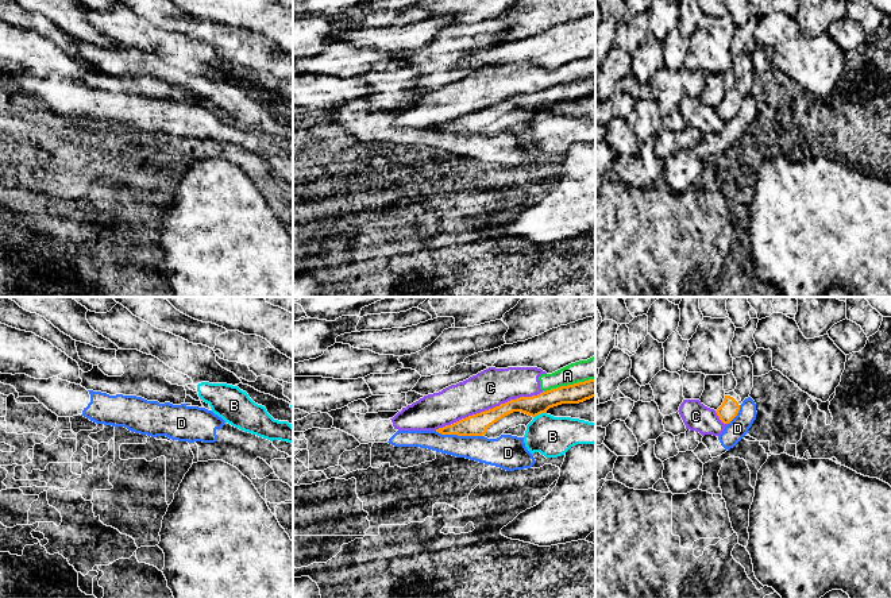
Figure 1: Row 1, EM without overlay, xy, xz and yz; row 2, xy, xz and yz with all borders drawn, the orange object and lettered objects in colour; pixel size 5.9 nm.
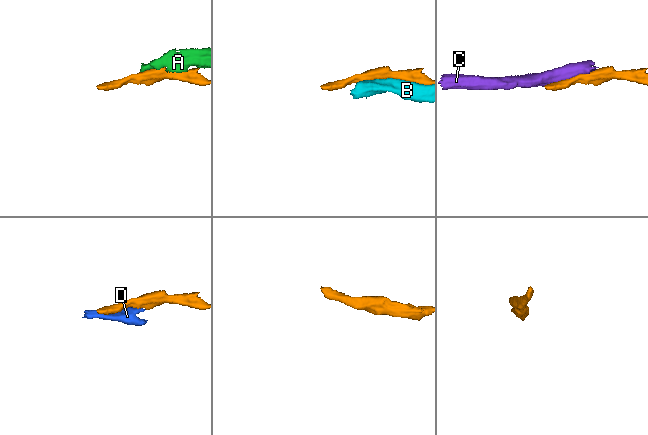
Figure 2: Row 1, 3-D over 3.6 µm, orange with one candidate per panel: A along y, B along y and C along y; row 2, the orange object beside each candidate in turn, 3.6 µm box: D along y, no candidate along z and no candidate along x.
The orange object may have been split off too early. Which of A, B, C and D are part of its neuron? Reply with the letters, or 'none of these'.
none of these

